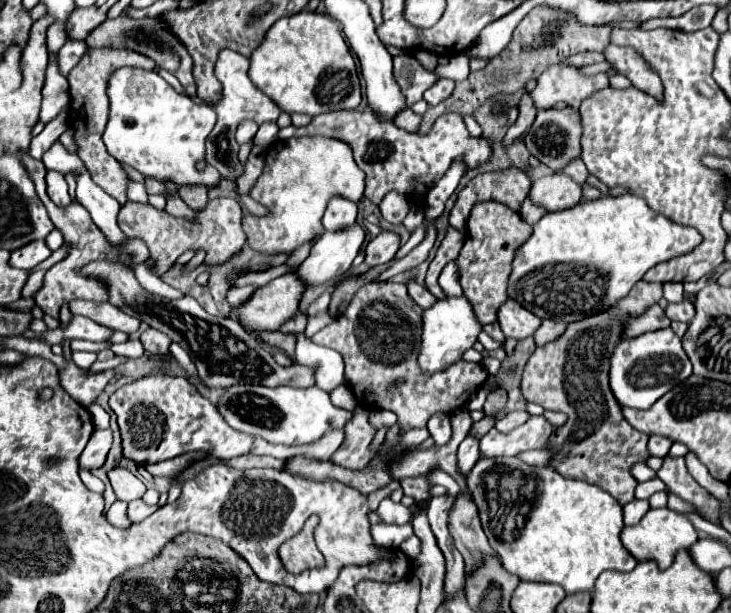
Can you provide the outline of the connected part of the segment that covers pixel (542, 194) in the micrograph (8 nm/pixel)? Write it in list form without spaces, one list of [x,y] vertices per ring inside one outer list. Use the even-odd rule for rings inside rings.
[[[563,173],[541,177],[531,183],[529,199],[547,211],[561,211],[581,201],[581,187]]]

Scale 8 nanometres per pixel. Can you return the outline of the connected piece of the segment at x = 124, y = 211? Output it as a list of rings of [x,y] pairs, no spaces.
[[[217,197],[207,201],[207,205],[201,211],[195,211],[195,219],[173,217],[165,209],[155,209],[151,203],[129,201],[125,203],[125,207],[121,207],[117,223],[127,237],[139,237],[147,243],[151,257],[157,261],[155,273],[163,275],[175,263],[175,259],[187,249],[193,249],[193,251],[203,249],[207,253],[205,255],[207,265],[219,265],[229,261],[245,245],[241,217],[243,217],[241,205],[233,197]]]

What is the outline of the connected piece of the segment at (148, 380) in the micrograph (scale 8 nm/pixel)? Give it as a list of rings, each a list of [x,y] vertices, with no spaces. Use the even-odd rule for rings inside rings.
[[[147,375],[125,383],[109,397],[111,409],[117,413],[123,455],[135,463],[157,463],[173,459],[187,451],[205,451],[219,459],[231,459],[249,453],[253,439],[235,431],[221,419],[217,407],[205,399],[185,377]]]

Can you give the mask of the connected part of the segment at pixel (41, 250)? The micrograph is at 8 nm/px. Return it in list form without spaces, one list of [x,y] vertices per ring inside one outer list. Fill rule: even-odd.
[[[35,239],[33,243],[27,243],[25,247],[19,247],[17,251],[11,251],[9,263],[17,269],[33,269],[41,261],[45,261],[51,255],[51,249],[43,239]]]

